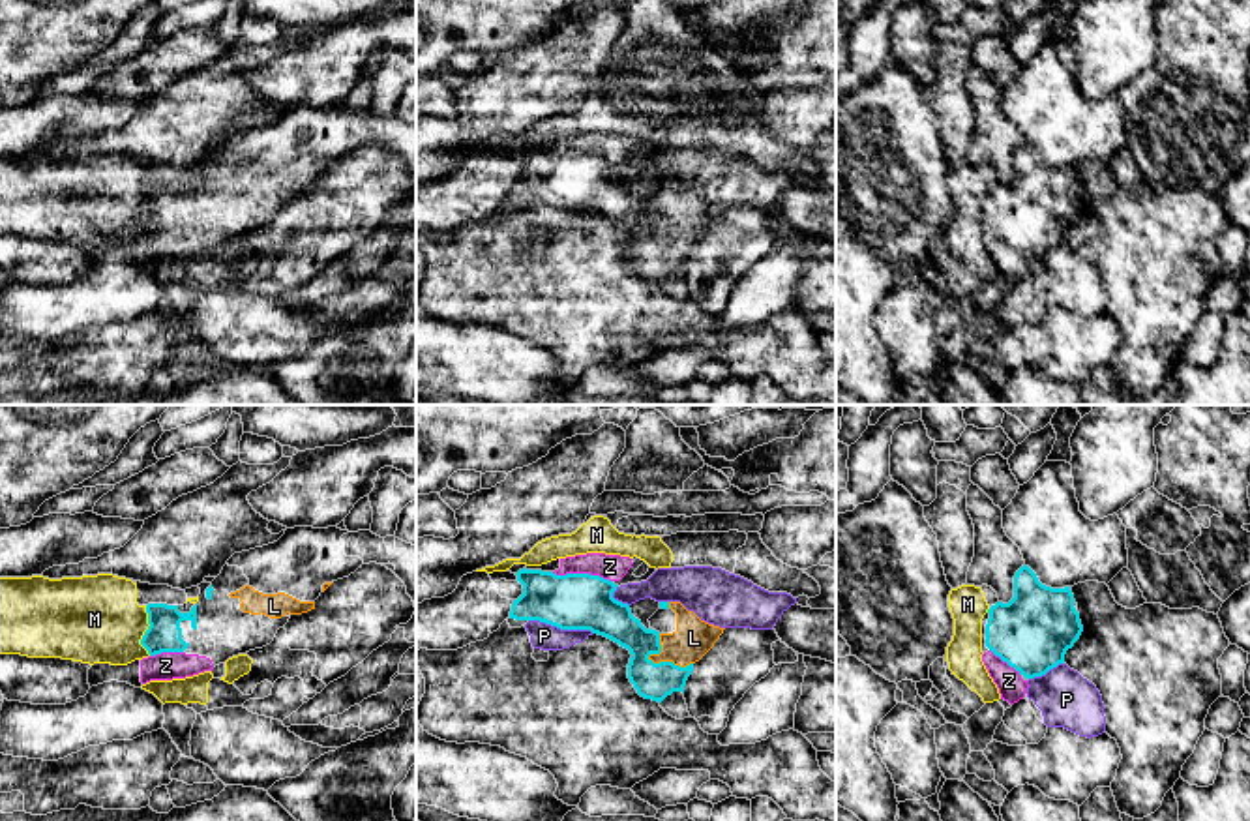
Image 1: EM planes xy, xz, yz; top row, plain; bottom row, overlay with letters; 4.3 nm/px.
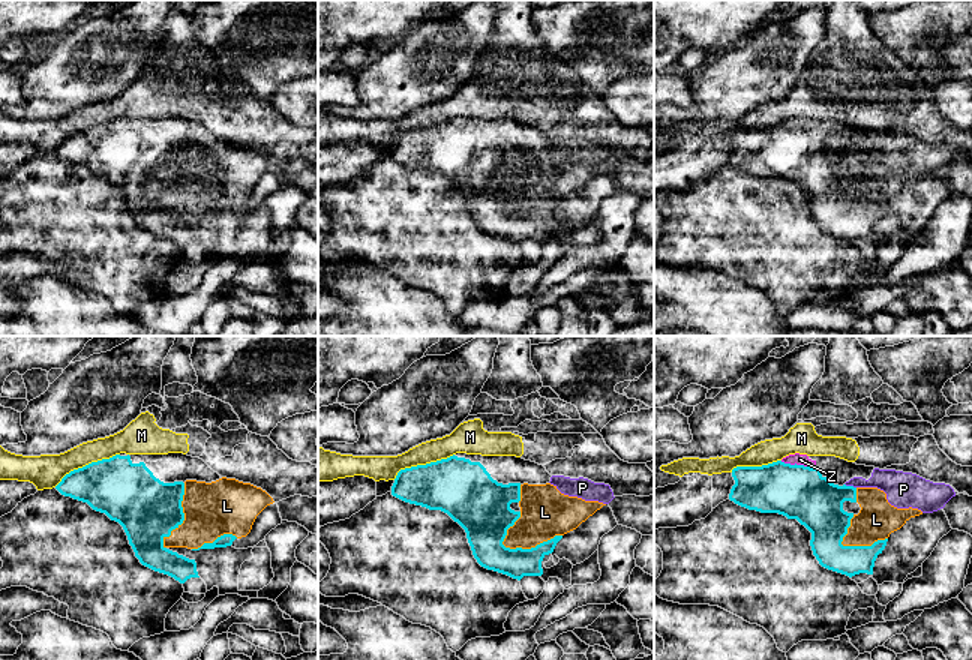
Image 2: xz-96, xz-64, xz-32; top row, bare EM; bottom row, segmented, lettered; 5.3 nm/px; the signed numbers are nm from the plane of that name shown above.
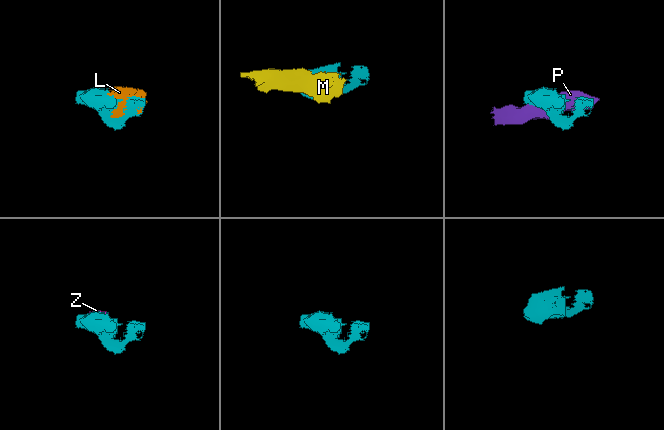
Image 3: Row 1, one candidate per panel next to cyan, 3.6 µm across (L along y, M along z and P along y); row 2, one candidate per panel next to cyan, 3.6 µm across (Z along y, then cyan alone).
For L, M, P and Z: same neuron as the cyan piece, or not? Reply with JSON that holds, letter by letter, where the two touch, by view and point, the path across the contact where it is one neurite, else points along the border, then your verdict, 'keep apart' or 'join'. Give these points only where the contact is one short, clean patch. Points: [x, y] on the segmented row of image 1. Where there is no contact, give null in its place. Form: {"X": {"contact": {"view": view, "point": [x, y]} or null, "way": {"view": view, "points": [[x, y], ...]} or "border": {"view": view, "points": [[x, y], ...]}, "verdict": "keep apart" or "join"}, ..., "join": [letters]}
{"L": {"contact": {"view": "xz", "point": [669, 662]}, "verdict": "join"}, "M": {"contact": {"view": "xy", "point": [147, 630]}, "verdict": "keep apart"}, "P": {"contact": {"view": "xz", "point": [561, 628]}, "verdict": "keep apart"}, "Z": {"contact": {"view": "xz", "point": [581, 574]}, "verdict": "join"}, "join": ["L", "Z"]}

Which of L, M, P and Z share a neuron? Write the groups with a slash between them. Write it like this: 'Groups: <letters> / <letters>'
Groups: L Z / M / P

